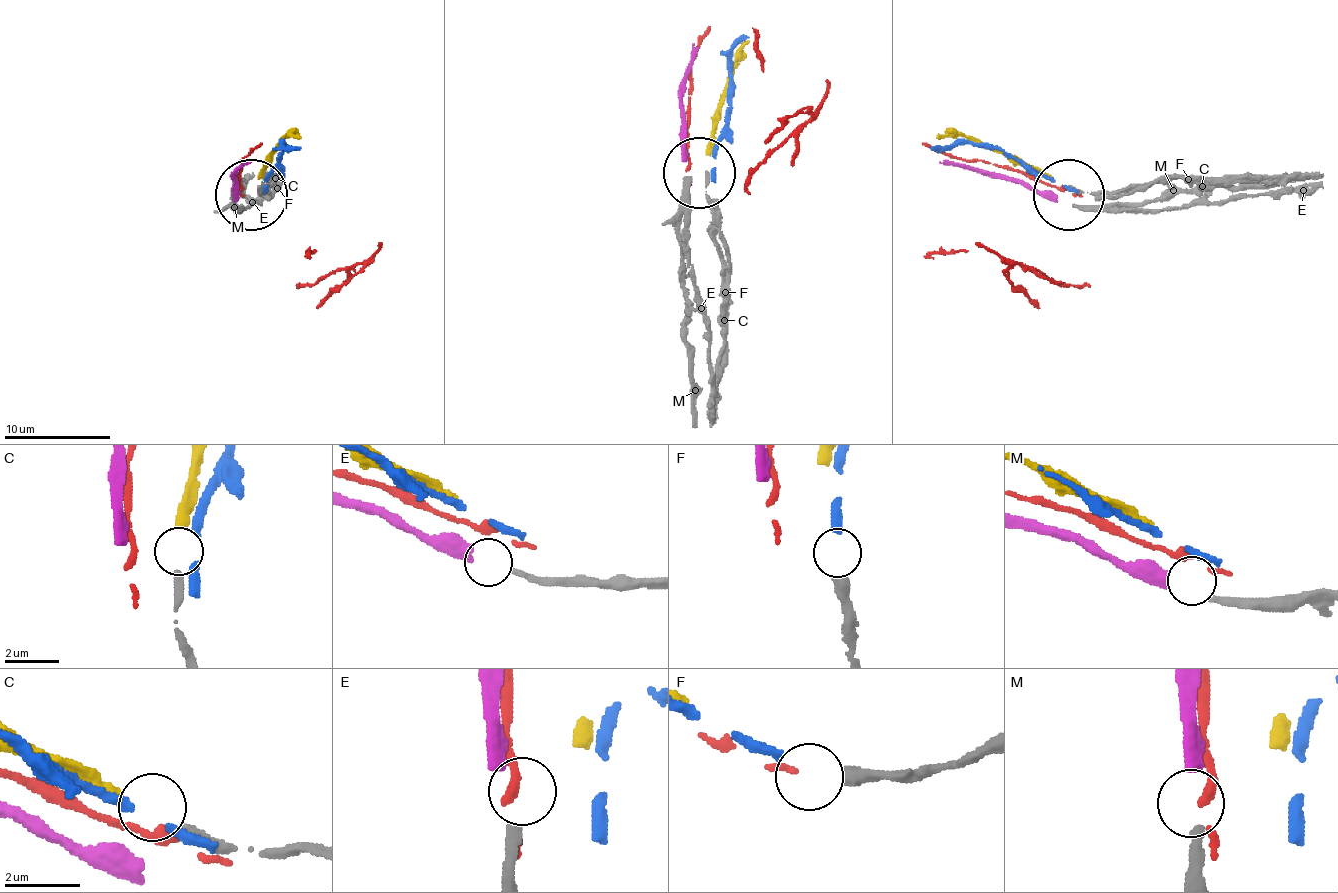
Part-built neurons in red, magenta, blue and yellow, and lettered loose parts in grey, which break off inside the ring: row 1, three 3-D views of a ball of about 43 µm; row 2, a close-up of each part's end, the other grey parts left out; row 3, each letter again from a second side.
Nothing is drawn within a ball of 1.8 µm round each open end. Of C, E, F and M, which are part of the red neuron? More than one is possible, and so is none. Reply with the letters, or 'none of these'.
none of these

